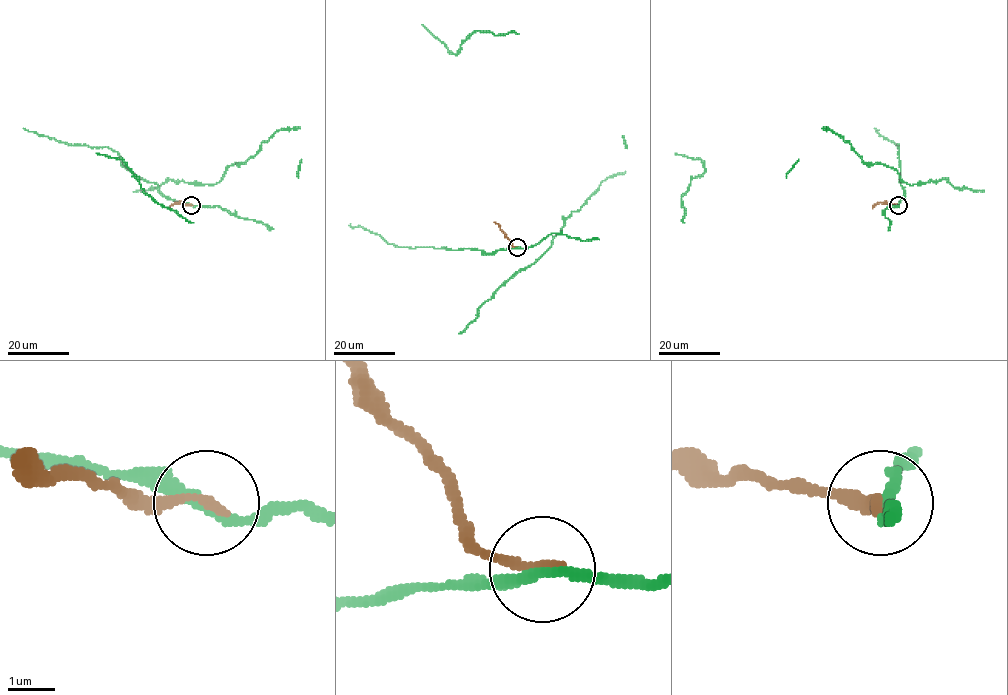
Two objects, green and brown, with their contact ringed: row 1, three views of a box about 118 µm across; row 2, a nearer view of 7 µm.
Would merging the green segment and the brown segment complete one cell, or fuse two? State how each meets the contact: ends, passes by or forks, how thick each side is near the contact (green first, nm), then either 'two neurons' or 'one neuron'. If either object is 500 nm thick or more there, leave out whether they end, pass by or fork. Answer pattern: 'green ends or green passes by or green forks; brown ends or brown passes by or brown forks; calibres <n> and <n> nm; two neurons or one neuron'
green passes by; brown ends; calibres 200 and 240 nm; two neurons

